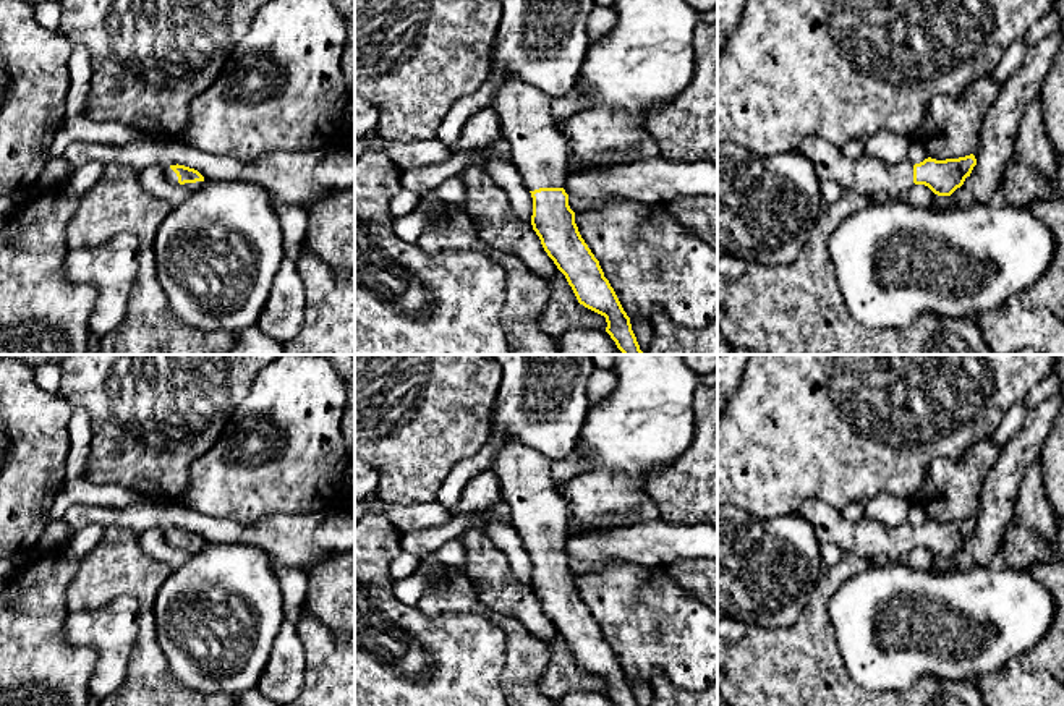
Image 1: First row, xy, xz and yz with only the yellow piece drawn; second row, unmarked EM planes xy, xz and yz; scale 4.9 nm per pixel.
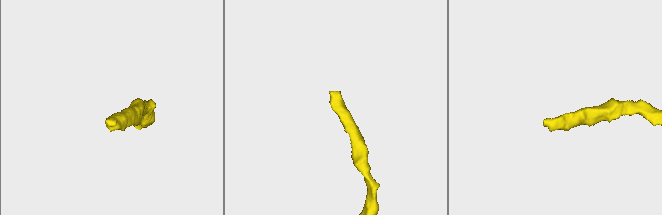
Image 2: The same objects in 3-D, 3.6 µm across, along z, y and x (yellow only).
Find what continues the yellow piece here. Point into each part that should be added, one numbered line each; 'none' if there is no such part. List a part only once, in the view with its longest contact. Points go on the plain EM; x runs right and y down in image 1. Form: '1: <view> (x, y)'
1: xy (170, 538)

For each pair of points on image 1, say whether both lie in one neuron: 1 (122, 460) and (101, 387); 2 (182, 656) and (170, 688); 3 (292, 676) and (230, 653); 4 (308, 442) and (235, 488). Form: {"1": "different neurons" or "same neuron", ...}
{"1": "same neuron", "2": "different neurons", "3": "different neurons", "4": "same neuron"}

